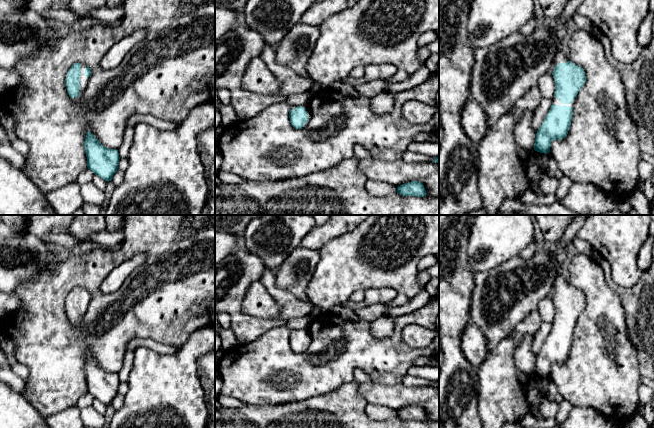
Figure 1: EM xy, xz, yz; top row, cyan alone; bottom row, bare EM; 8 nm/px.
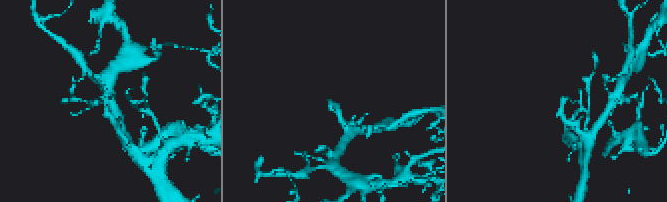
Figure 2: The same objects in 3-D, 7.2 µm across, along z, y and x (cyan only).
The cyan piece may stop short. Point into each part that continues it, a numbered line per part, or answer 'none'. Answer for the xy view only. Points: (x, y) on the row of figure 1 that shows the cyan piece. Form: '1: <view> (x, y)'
1: xy (84, 80)

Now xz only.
1: xz (306, 107)

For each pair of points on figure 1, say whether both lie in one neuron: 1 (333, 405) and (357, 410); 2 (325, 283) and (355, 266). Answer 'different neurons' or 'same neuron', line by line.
1: same neuron
2: same neuron

